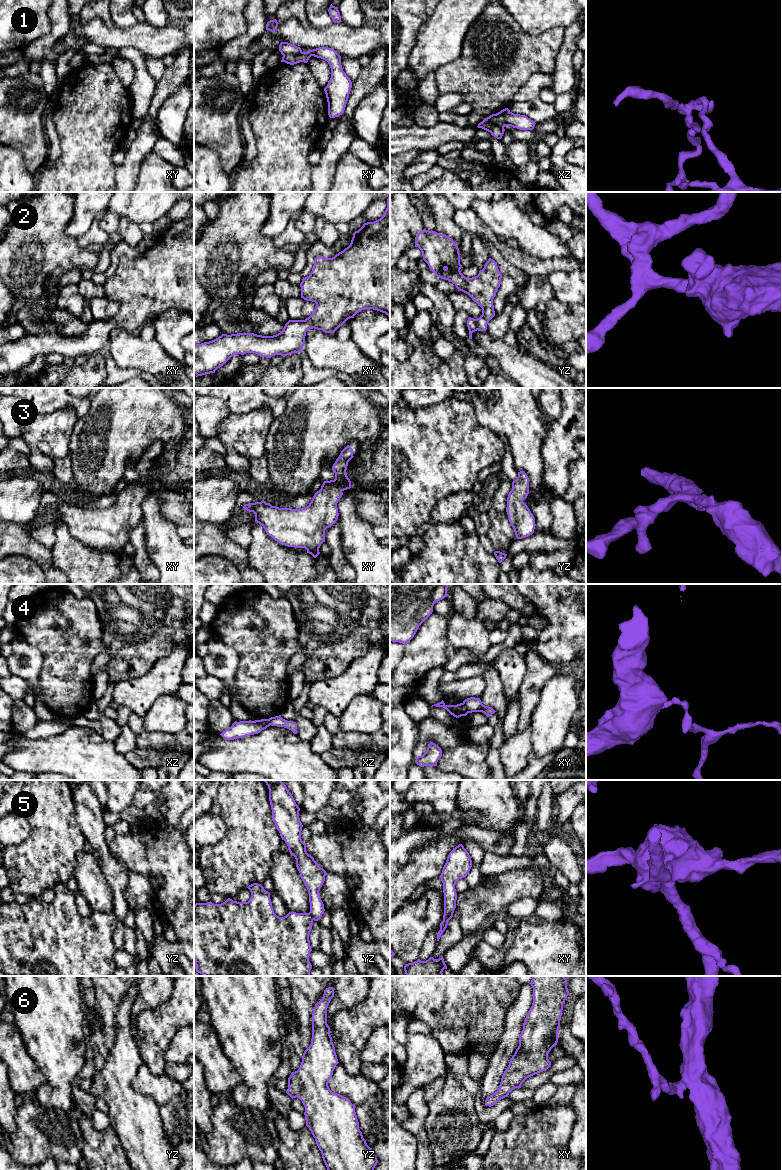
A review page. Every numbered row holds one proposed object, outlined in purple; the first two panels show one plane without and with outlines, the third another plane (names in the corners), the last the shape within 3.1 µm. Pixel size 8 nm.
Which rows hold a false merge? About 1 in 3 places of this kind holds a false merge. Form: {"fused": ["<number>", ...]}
{"fused": ["1", "4", "5", "6"]}

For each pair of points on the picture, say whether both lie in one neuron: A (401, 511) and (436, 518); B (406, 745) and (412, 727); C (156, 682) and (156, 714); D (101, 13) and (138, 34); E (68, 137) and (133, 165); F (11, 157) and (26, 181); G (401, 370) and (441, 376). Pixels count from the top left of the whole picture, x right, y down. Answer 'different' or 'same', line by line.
A: different
B: same
C: different
D: different
E: different
F: same
G: same

